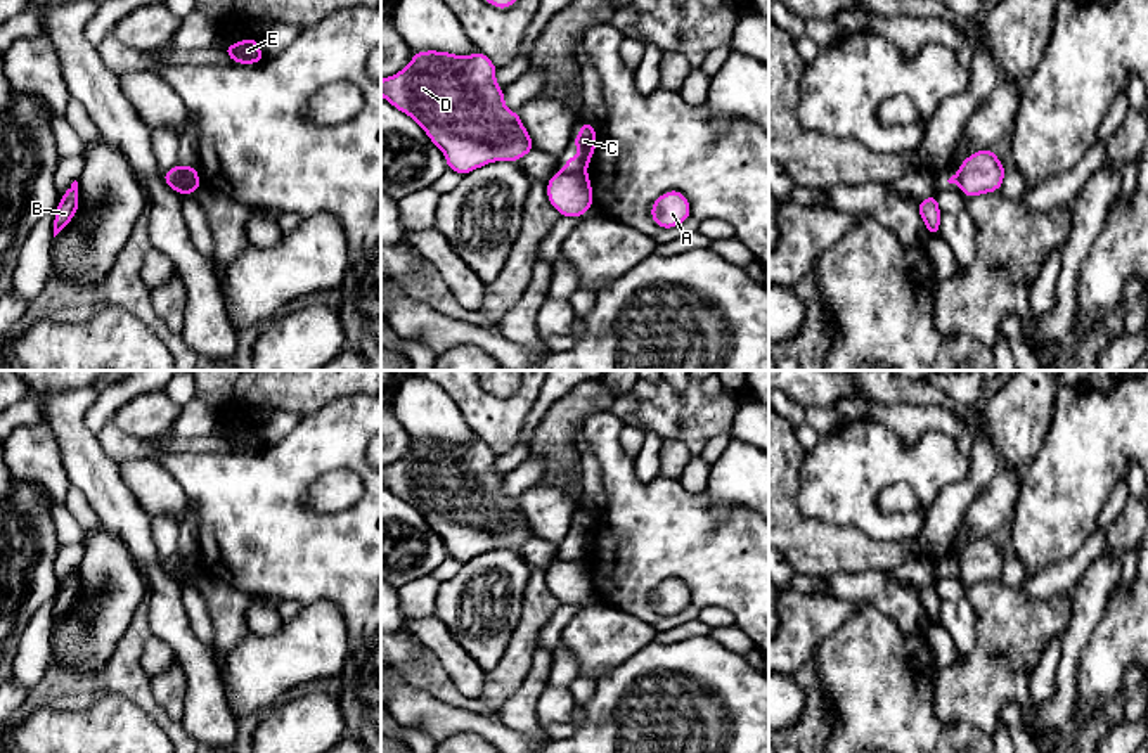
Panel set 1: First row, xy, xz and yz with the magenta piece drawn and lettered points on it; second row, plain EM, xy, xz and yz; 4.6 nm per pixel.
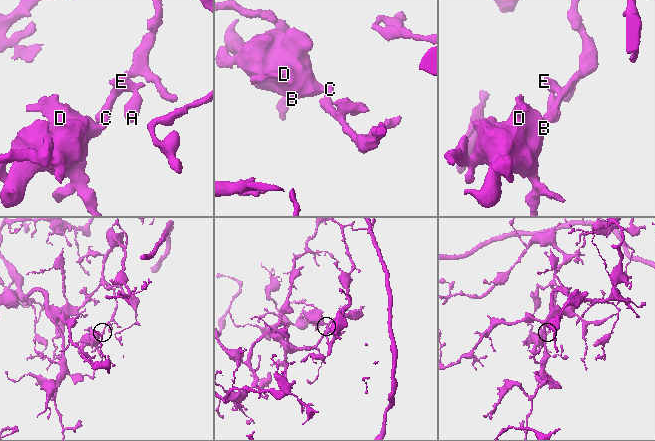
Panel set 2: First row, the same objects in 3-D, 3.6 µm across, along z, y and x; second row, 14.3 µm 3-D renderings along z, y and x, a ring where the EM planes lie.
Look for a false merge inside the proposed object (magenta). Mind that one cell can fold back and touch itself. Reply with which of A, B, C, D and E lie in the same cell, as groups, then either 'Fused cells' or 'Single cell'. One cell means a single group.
Groups: A E / B C D. Fused cells

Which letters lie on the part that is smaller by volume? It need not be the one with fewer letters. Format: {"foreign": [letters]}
{"foreign": ["B", "C", "D"]}

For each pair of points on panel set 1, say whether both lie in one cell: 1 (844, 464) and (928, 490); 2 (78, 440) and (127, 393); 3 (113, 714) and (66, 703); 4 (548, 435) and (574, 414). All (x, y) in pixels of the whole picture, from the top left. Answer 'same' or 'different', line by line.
1: same
2: different
3: different
4: same

